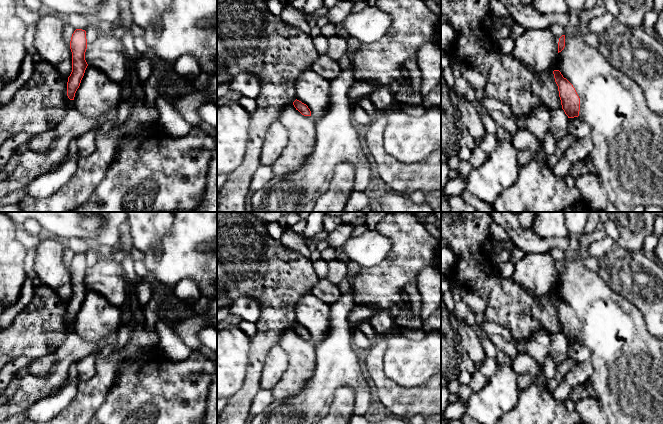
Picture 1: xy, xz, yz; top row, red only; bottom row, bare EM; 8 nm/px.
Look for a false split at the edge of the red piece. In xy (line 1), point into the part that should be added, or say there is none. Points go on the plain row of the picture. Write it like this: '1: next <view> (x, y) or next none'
1: next none

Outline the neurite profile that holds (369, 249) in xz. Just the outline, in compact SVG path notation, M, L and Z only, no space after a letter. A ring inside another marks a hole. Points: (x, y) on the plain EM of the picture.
M367 230L358 237L350 237L341 246L349 263L356 263L364 269L380 264L389 253L390 248L391 241L376 230Z

